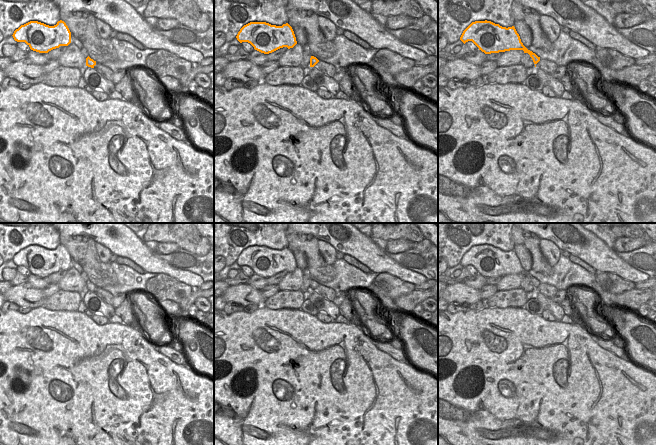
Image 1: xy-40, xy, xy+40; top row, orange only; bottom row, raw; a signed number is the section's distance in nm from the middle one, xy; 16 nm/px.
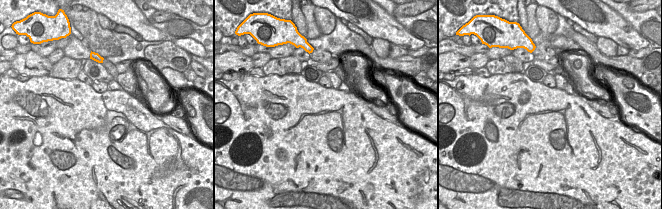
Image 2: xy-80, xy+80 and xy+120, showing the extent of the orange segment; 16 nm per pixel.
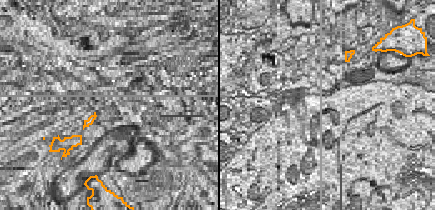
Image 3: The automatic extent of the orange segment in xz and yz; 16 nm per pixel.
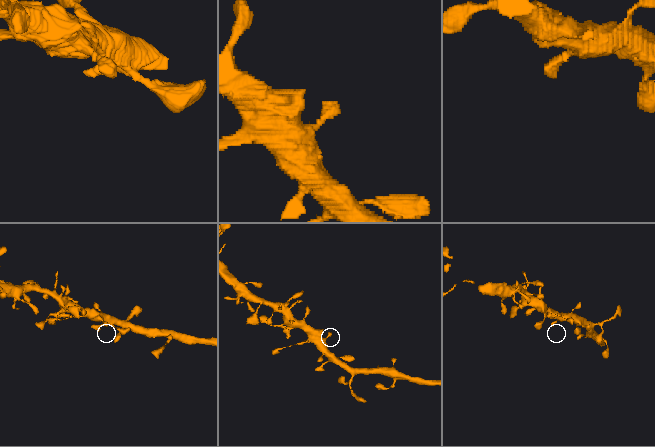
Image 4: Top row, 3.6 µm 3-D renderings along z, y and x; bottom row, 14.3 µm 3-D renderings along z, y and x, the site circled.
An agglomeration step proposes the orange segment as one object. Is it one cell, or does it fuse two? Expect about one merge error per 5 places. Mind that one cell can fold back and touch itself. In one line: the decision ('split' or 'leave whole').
leave whole

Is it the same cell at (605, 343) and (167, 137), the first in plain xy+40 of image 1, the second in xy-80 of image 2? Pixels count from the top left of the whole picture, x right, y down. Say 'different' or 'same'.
different

